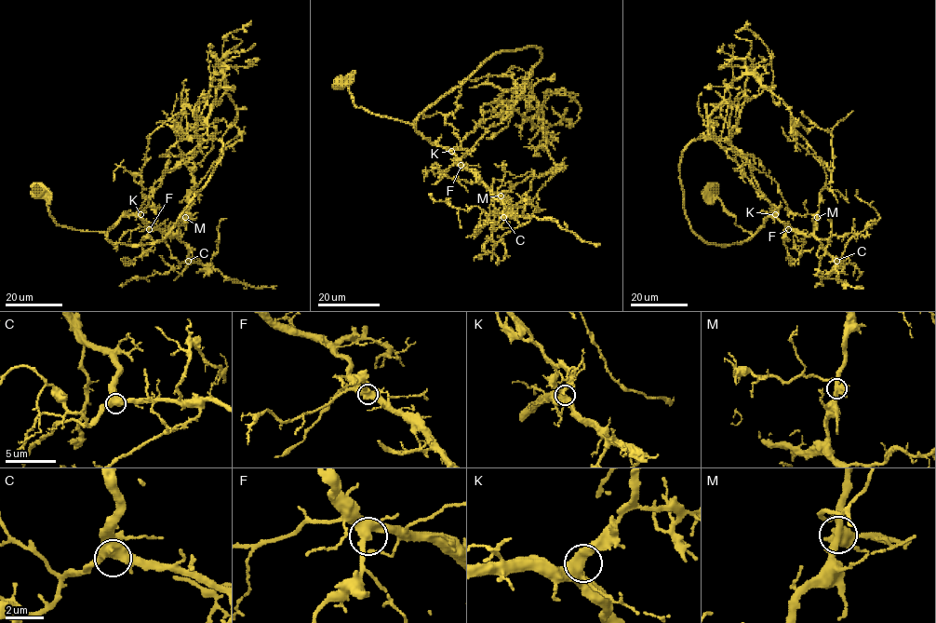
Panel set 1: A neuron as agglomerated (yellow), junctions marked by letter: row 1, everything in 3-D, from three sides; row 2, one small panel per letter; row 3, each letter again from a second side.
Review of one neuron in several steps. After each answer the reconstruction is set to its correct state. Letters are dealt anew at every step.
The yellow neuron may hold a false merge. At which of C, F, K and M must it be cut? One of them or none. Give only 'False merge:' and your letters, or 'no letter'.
False merge: no letter

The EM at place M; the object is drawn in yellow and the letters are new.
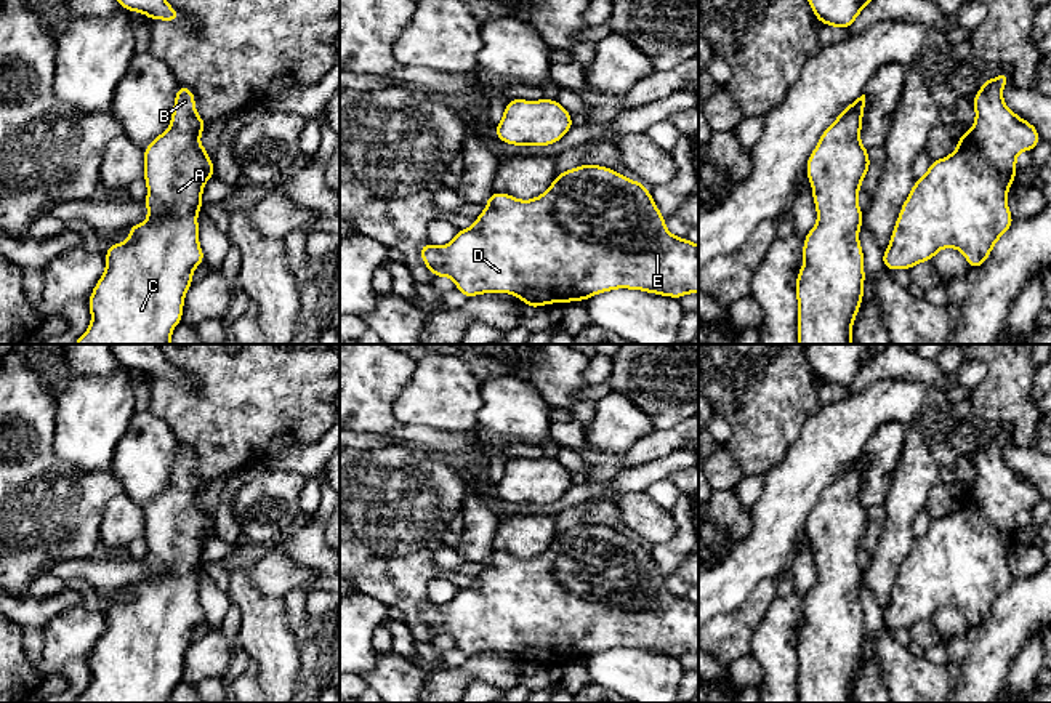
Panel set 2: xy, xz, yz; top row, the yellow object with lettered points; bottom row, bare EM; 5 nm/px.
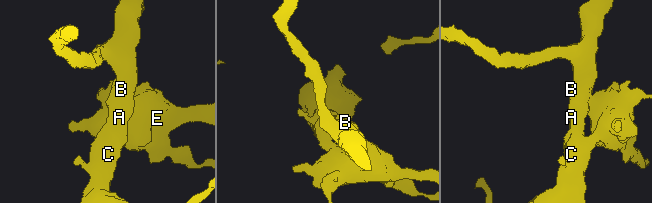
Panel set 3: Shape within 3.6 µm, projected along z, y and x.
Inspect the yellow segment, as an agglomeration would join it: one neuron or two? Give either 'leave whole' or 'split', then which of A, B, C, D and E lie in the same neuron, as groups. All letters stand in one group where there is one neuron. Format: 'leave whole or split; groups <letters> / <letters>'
leave whole; groups A B C D E

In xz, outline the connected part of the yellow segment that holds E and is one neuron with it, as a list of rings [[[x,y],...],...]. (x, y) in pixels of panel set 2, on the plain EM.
[[[583,522],[558,532],[553,543],[532,559],[492,551],[485,568],[471,586],[460,588],[447,604],[421,604],[420,613],[434,636],[452,636],[455,647],[466,657],[481,652],[509,652],[530,668],[551,661],[585,660],[617,647],[642,649],[679,658],[687,652],[699,652],[699,604],[671,594],[665,576],[642,541],[631,540],[607,525]]]

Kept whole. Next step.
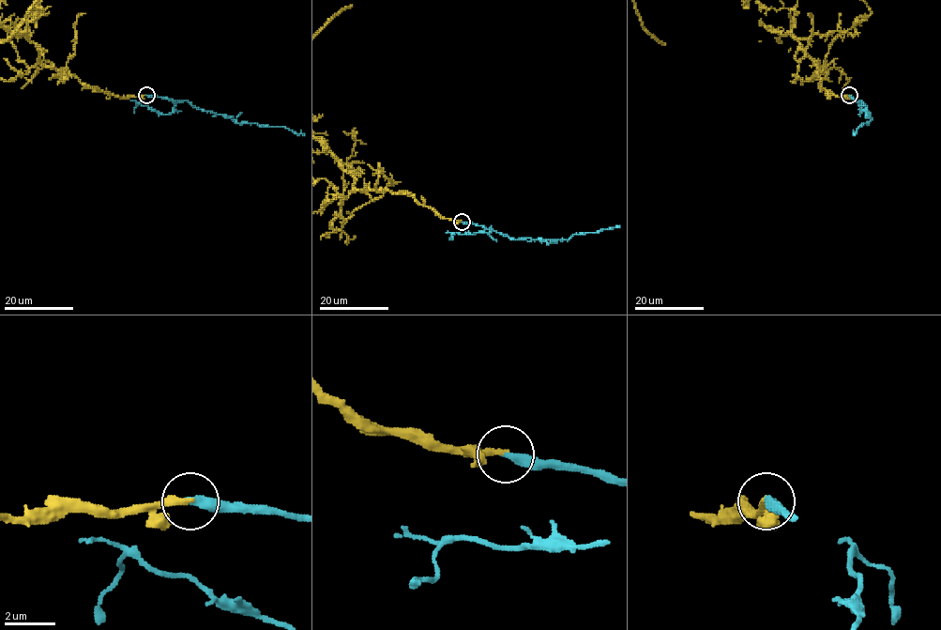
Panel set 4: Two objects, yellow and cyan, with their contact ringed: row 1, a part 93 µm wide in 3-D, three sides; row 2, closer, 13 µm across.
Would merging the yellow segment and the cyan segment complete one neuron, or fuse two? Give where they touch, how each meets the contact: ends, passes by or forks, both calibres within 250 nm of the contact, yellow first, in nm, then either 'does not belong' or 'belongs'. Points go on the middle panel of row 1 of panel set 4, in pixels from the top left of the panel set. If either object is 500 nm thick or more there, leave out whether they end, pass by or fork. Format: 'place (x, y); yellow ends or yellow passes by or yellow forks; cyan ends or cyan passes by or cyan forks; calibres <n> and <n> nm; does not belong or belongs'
place (462, 222); yellow ends; cyan ends; calibres 280 and 400 nm; belongs

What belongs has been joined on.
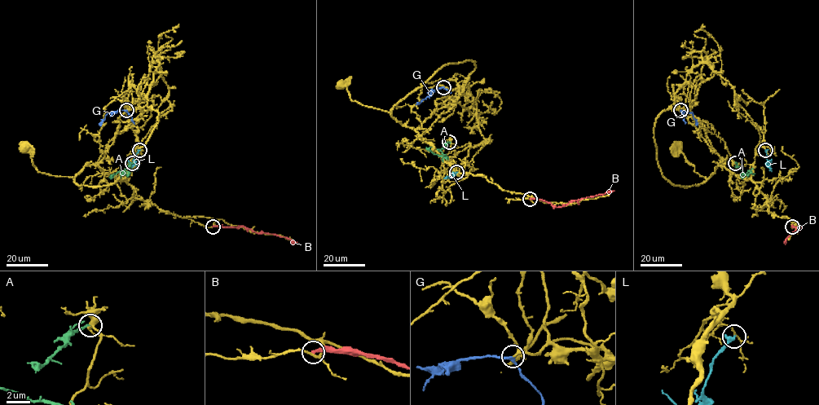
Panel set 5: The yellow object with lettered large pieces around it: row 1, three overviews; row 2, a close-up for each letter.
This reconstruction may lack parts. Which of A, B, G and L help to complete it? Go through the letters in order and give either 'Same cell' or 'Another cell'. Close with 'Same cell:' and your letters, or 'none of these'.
A: Another cell
B: Another cell
G: Same cell
L: Another cell
Same cell: G

